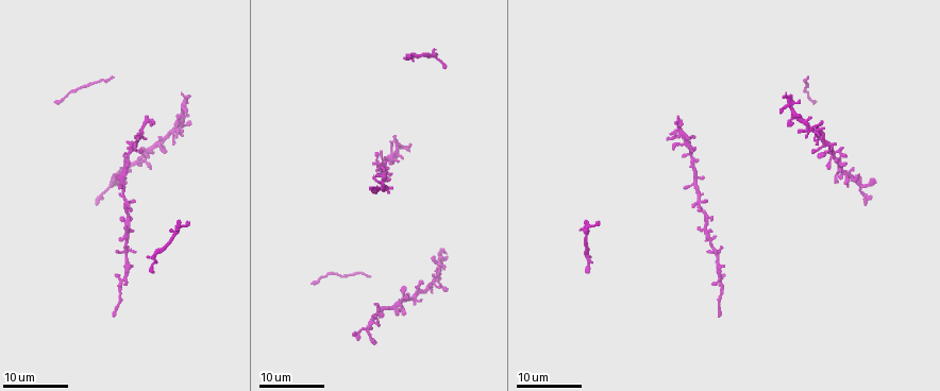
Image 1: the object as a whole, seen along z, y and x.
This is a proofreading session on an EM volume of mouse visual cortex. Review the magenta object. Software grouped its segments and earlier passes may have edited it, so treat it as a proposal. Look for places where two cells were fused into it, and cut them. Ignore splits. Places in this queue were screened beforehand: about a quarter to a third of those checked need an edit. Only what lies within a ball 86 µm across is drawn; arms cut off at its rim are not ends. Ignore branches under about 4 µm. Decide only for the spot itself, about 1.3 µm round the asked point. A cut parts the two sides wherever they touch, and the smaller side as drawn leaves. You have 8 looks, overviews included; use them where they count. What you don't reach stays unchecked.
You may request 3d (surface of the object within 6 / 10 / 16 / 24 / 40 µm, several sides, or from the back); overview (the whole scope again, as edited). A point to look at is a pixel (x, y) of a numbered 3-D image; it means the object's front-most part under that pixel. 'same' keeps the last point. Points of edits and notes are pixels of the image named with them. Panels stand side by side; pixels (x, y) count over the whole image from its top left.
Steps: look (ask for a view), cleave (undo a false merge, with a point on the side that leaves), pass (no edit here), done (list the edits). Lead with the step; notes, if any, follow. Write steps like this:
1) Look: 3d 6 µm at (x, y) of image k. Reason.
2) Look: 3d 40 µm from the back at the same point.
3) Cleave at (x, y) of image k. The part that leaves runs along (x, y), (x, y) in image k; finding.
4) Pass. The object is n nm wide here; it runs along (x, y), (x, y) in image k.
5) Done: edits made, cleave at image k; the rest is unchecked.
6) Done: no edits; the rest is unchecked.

Look: 3d 24 µm at (127, 236) of image 1. Four arms meet.

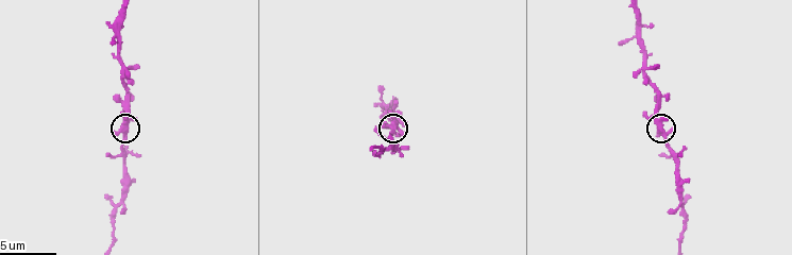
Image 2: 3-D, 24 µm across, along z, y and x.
Look: 3d 6 µm at (125, 129) of image 2.

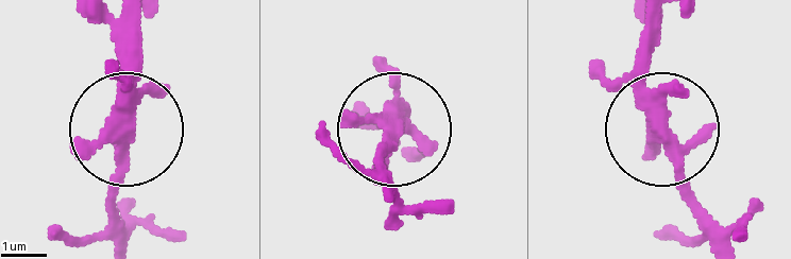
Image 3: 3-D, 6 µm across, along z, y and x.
Pass. The object is 300 nm wide here; all the same cell.

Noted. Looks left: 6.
Look: 3d 24 µm at (687, 141) of image 1.

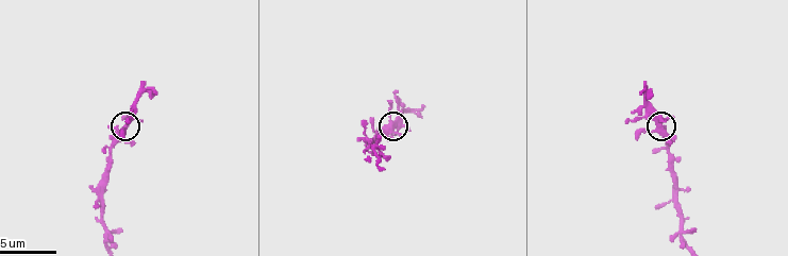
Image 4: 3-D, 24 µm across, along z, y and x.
Look: 3d 10 µm at (396, 122) of image 4.

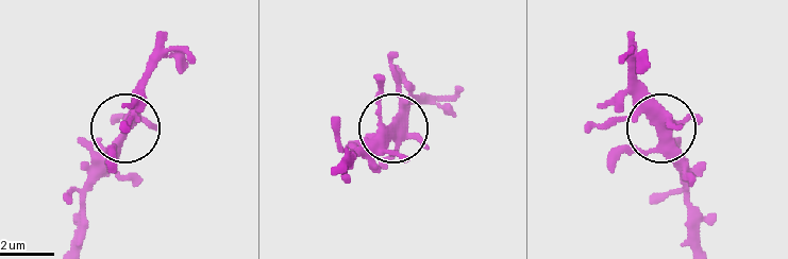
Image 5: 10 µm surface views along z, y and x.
Pass. 5 arms meet here; it runs along (698, 113), (660, 122), (633, 73) in image 5; all the same cell.

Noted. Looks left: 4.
Look: 3d 16 µm at (111, 236) of image 4. Four arms meet.

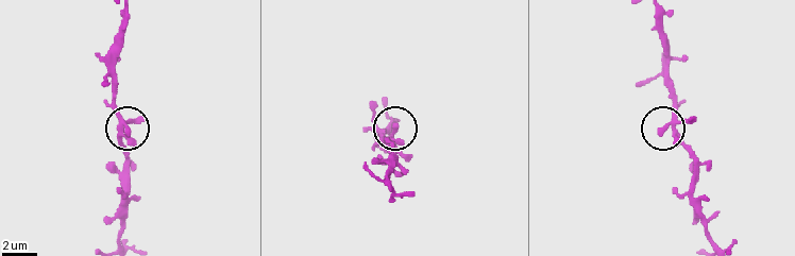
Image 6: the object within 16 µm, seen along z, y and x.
Pass. The side arm is 20 µm long; 4 arms meet here; one cell here.

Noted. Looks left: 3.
Look: 3d 10 µm at (388, 147) of image 2. Sudden change in width.

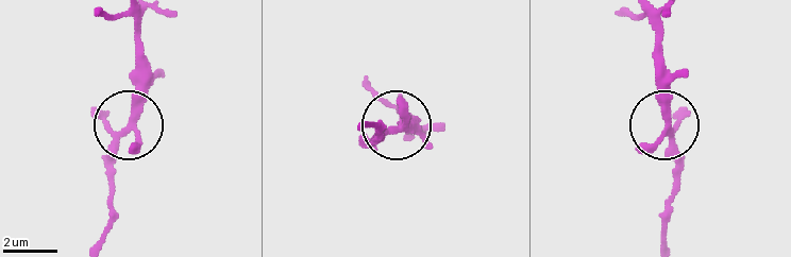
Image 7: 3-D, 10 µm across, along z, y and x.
Pass. The object is 250 nm wide here; it runs along (643, 10), (657, 45), (671, 192) in image 7; continuous, no second cell.

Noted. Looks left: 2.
Done: no edits; the rest is unchecked.

